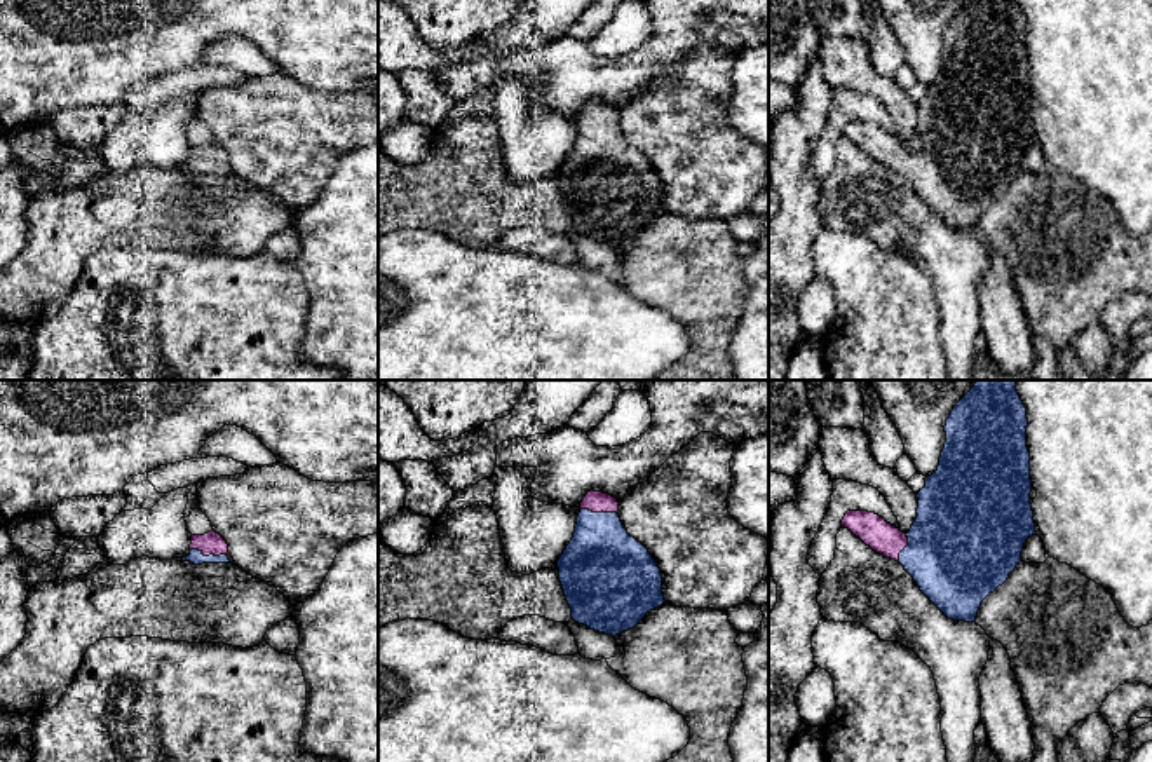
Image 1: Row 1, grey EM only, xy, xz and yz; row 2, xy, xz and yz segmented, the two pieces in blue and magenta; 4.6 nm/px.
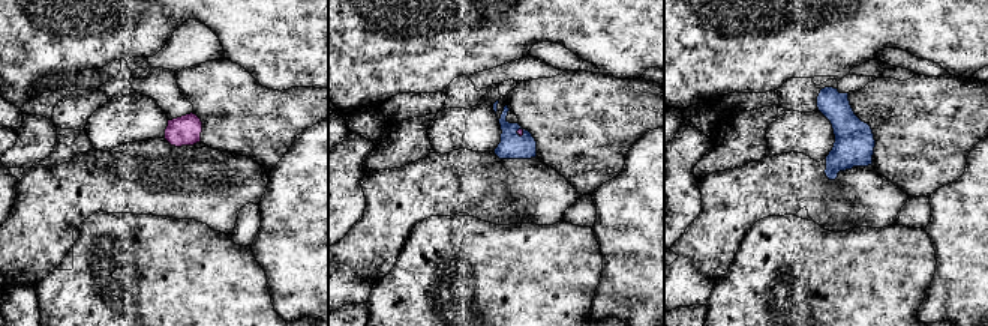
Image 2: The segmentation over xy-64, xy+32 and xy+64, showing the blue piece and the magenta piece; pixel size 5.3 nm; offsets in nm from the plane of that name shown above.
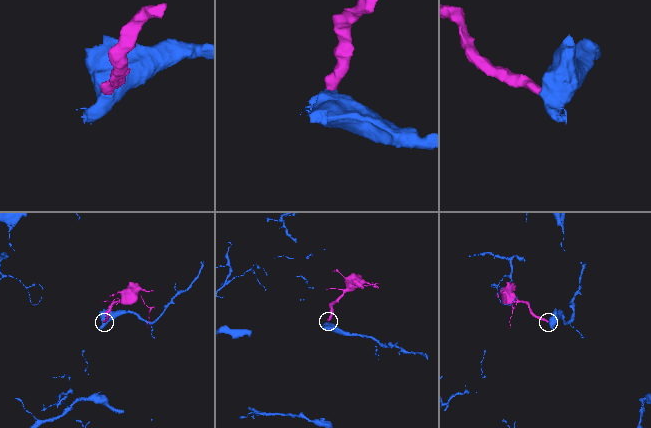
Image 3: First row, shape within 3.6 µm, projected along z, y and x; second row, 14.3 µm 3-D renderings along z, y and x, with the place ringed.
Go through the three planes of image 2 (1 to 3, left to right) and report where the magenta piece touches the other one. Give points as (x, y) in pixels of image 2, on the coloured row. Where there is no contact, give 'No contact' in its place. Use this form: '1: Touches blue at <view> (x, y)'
1: No contact
2: Touches blue at xy+32 (516, 132)
3: No contact

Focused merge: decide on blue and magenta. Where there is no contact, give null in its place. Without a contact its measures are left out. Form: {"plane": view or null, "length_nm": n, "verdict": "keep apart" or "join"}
{"plane": "xy", "length_nm": 170, "verdict": "join"}

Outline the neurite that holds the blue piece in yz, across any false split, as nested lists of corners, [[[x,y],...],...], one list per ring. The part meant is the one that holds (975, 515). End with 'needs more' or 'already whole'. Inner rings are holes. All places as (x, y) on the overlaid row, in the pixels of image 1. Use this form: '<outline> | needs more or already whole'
[[[978,380],[946,418],[939,466],[917,493],[917,518],[910,532],[868,511],[847,511],[842,527],[873,551],[899,561],[948,619],[976,623],[981,602],[1007,581],[1021,561],[1027,539],[1037,534],[1027,425],[1016,380]]] | needs more

